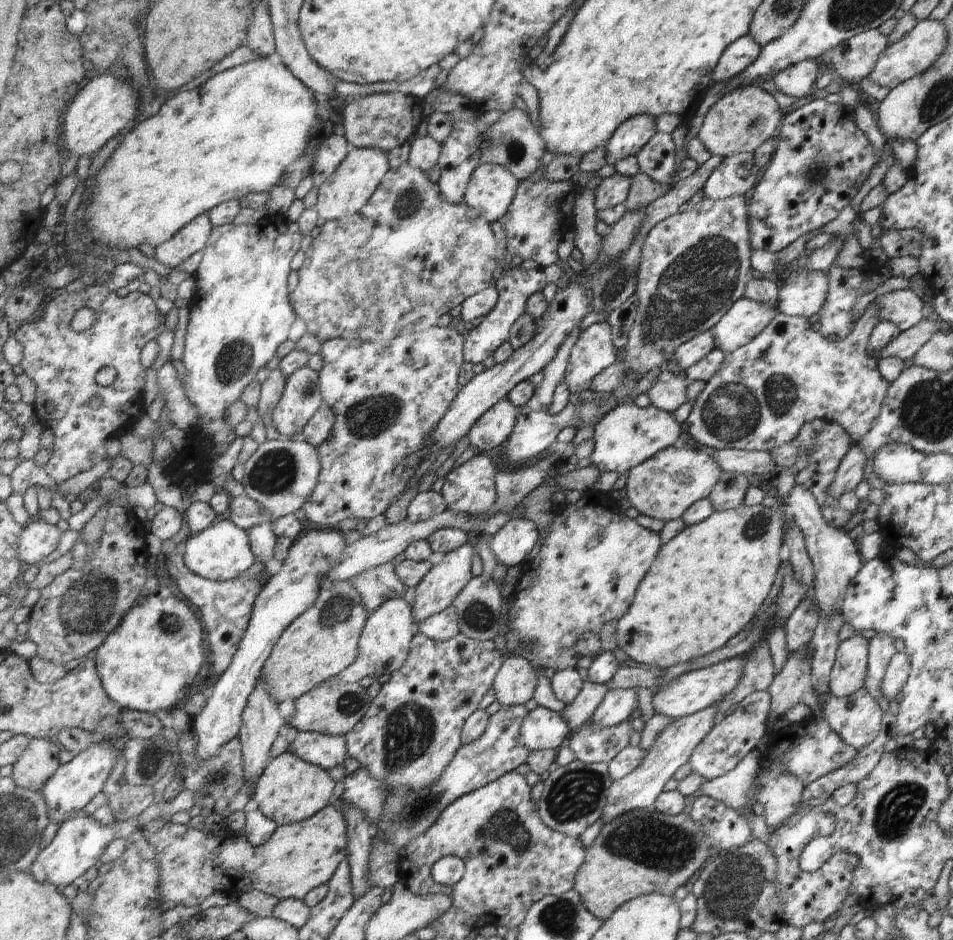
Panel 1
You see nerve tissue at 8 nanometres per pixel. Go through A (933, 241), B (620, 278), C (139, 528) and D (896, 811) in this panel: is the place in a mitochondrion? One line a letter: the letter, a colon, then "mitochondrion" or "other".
A: other
B: mitochondrion
C: other
D: mitochondrion

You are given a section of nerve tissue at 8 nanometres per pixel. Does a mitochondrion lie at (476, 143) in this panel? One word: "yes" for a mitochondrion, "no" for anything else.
yes

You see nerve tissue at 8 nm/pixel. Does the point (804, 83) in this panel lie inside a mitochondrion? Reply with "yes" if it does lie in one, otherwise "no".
no

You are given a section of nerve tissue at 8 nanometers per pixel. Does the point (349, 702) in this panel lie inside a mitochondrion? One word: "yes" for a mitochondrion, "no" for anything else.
yes

